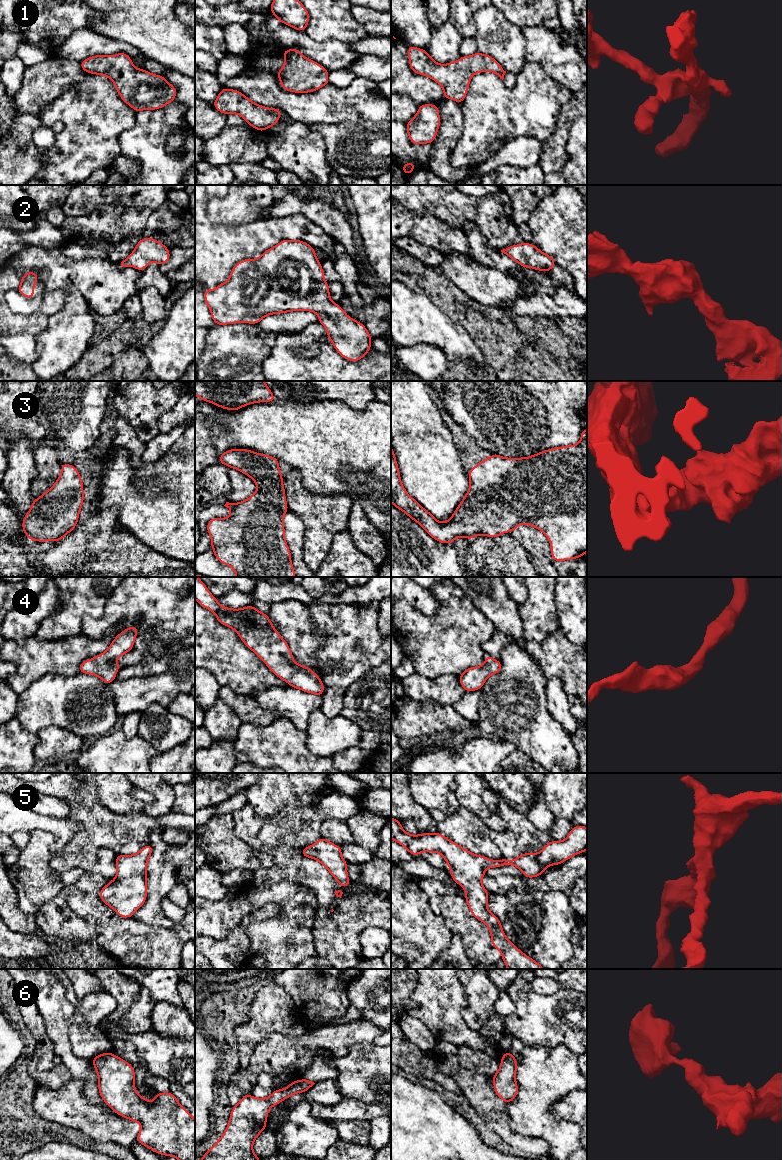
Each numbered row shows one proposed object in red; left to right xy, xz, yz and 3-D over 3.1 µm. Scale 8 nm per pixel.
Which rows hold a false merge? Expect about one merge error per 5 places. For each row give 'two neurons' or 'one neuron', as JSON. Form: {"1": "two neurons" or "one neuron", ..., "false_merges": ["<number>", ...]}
{"1": "one neuron", "2": "one neuron", "3": "one neuron", "4": "one neuron", "5": "one neuron", "6": "one neuron", "false_merges": []}

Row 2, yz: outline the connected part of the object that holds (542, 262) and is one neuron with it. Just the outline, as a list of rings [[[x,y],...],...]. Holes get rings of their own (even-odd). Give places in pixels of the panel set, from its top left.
[[[523,242],[512,245],[501,252],[525,268],[530,267],[538,271],[549,272],[556,265],[552,256],[542,253],[538,247],[531,243]]]

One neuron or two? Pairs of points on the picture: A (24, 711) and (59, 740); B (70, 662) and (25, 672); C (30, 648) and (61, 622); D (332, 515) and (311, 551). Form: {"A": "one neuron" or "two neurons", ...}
{"A": "two neurons", "B": "one neuron", "C": "two neurons", "D": "one neuron"}

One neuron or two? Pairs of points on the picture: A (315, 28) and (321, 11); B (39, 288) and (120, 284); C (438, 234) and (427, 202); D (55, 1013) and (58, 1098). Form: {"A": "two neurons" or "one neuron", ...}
{"A": "one neuron", "B": "two neurons", "C": "two neurons", "D": "two neurons"}

